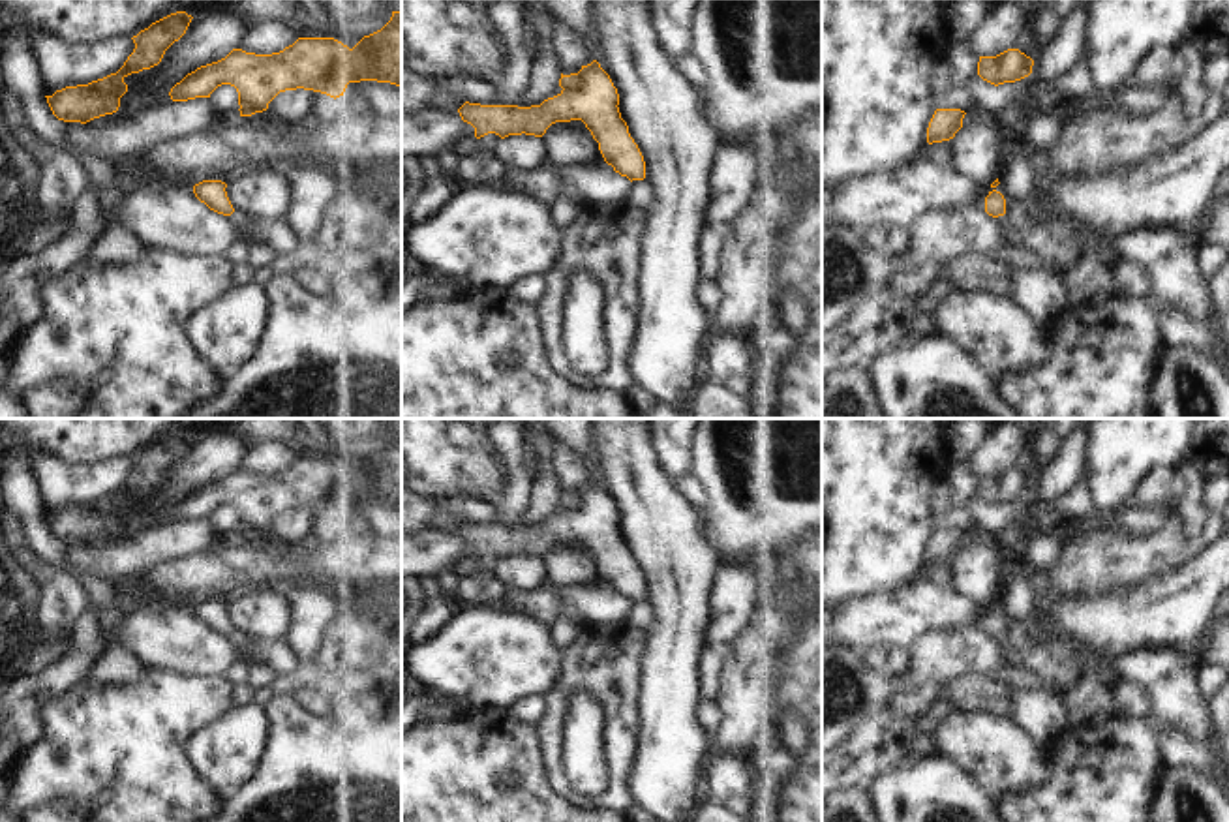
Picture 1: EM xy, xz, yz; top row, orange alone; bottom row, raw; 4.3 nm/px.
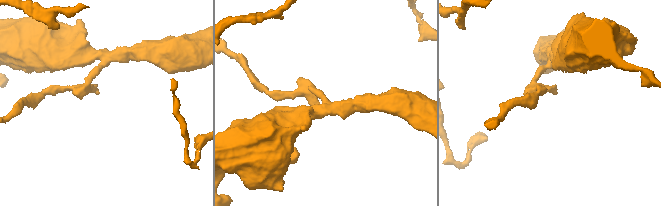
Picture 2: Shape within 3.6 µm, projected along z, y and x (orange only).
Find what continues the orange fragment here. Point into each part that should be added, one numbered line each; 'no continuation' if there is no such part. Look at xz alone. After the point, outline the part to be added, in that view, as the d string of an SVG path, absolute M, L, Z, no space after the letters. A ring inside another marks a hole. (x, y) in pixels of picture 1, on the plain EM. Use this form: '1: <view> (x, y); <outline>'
no continuation

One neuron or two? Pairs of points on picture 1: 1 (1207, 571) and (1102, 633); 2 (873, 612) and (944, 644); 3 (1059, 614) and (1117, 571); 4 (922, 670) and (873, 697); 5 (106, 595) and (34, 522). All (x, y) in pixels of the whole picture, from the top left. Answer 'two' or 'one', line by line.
1: one
2: two
3: two
4: two
5: one

